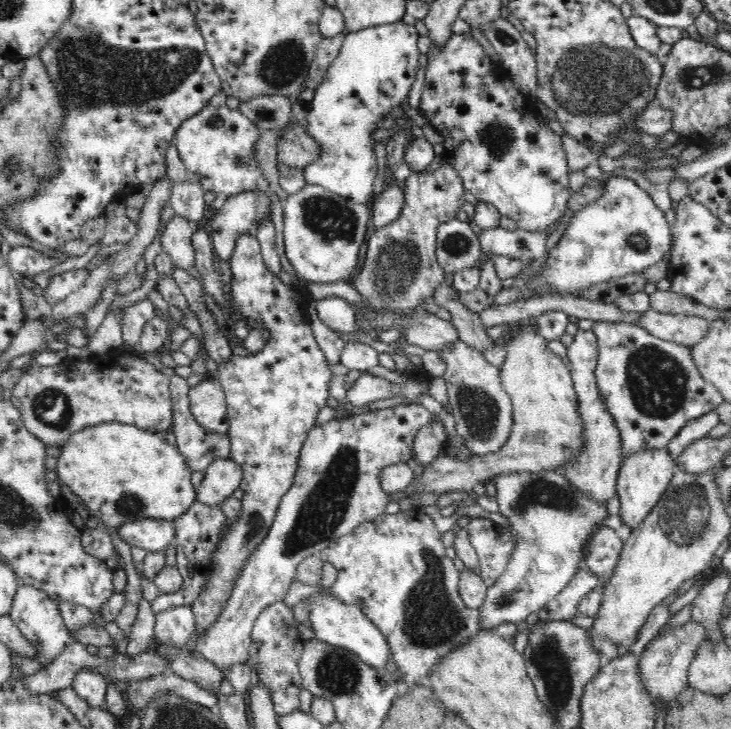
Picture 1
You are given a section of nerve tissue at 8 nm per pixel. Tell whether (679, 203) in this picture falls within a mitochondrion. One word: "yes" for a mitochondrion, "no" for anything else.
no

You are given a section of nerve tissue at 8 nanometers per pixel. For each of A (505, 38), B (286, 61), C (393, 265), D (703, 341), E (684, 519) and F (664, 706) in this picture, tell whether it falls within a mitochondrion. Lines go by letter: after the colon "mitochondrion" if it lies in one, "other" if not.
A: mitochondrion
B: mitochondrion
C: mitochondrion
D: other
E: mitochondrion
F: other

